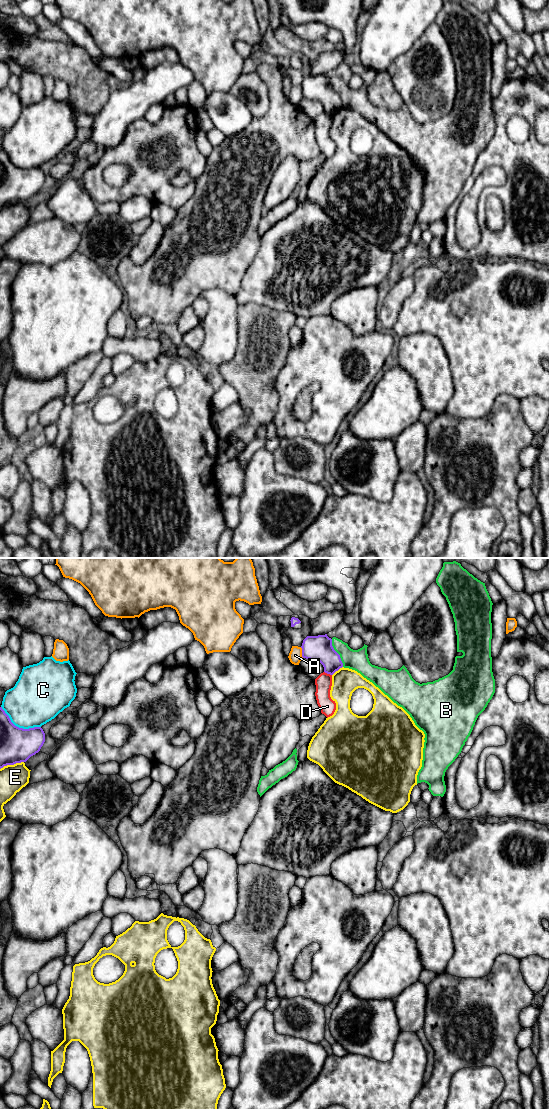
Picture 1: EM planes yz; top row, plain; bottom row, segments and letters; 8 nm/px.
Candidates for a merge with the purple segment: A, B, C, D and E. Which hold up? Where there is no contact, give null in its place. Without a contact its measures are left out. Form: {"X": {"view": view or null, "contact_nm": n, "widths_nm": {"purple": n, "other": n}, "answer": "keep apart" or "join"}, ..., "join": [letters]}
{"A": {"view": "yz", "contact_nm": 90, "widths_nm": {"purple": 200, "other": 110}, "answer": "keep apart"}, "B": {"view": "yz", "contact_nm": 240, "widths_nm": {"purple": 200, "other": 170}, "answer": "keep apart"}, "C": {"view": "yz", "contact_nm": 360, "widths_nm": {"purple": 280, "other": 400}, "answer": "keep apart"}, "D": {"view": "yz", "contact_nm": 70, "widths_nm": {"purple": 200, "other": 140}, "answer": "keep apart"}, "E": {"view": "yz", "contact_nm": 200, "widths_nm": {"purple": 280, "other": 220}, "answer": "keep apart"}, "join": []}

